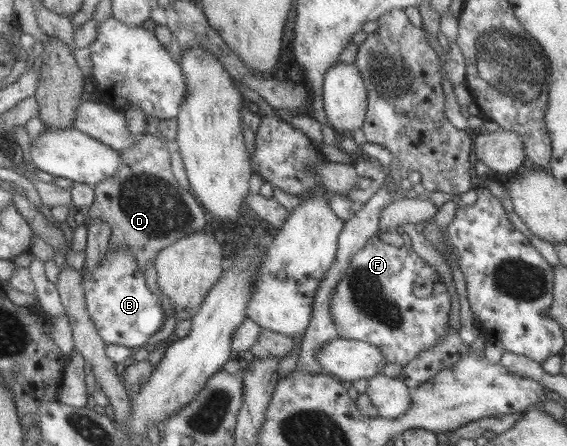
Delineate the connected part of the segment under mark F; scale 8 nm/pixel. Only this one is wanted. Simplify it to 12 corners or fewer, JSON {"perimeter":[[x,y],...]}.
{"perimeter":[[366,243],[332,291],[338,338],[403,366],[450,295],[408,247]]}

